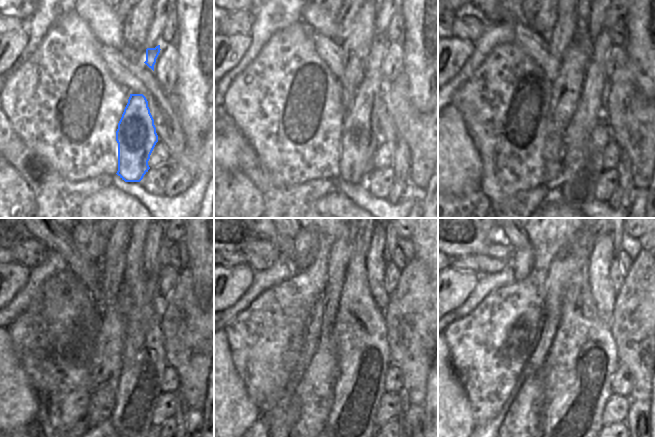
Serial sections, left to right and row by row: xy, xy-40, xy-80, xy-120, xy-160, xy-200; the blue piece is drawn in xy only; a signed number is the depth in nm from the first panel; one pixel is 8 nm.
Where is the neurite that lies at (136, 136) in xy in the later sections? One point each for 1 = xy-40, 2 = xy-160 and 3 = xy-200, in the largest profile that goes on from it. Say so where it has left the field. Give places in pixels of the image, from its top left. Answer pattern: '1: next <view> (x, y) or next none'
1: next xy-40 (360, 135)
2: next xy-160 (391, 238)
3: next xy-200 (616, 238)

